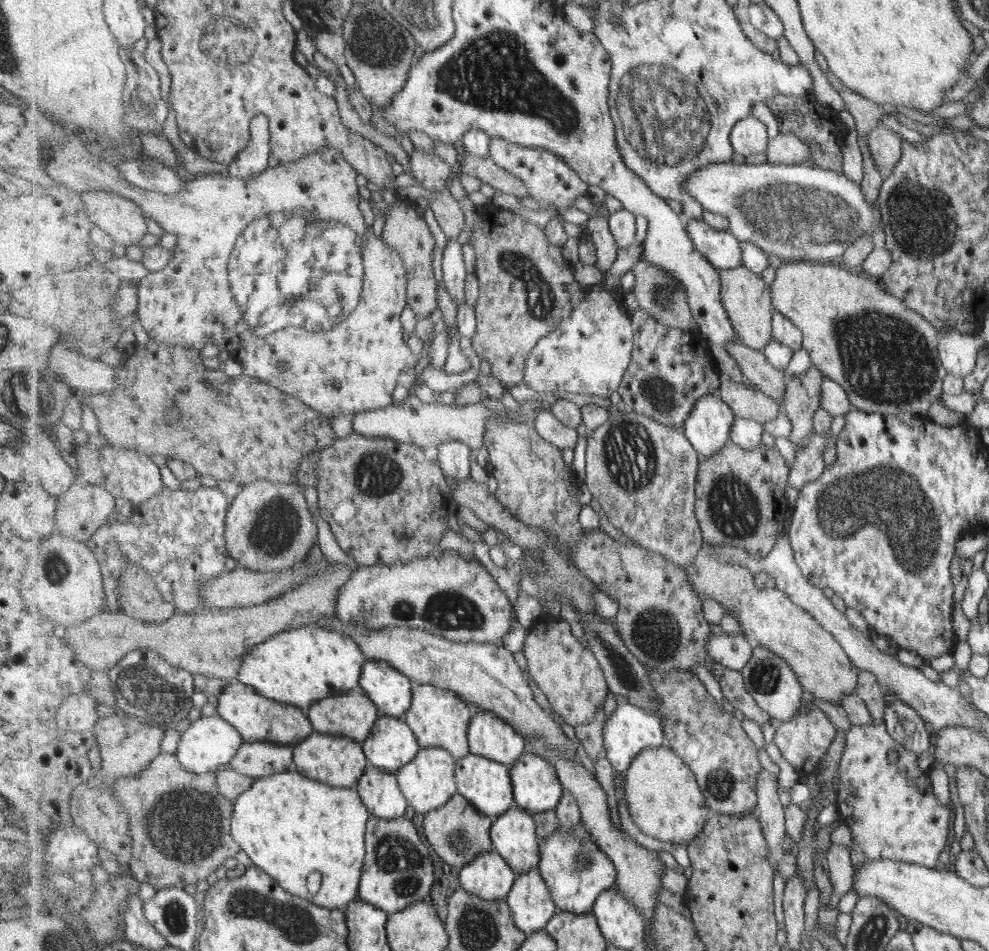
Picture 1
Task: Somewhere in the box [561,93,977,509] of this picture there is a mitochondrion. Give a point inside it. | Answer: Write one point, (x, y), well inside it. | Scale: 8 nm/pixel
(789, 215)

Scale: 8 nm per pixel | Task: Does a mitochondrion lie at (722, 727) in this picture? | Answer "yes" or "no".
no

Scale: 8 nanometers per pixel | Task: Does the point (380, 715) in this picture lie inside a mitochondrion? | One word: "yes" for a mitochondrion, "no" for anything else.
no

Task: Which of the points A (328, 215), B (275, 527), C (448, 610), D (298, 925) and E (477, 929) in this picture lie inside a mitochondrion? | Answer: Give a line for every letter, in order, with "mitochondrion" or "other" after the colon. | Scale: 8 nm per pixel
A: other
B: mitochondrion
C: mitochondrion
D: mitochondrion
E: mitochondrion

